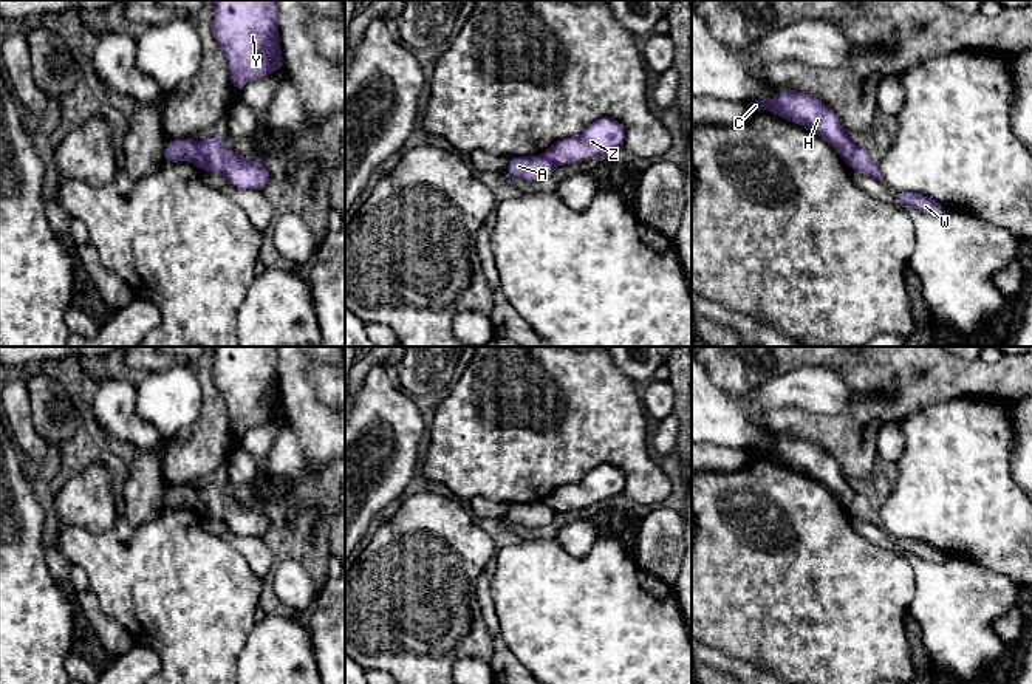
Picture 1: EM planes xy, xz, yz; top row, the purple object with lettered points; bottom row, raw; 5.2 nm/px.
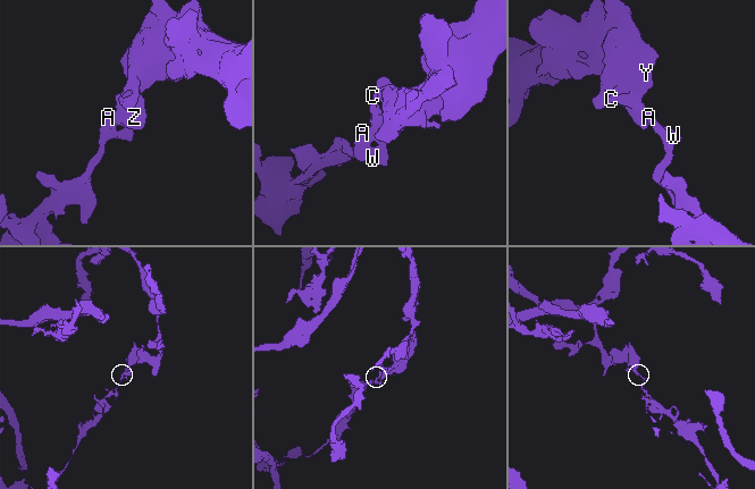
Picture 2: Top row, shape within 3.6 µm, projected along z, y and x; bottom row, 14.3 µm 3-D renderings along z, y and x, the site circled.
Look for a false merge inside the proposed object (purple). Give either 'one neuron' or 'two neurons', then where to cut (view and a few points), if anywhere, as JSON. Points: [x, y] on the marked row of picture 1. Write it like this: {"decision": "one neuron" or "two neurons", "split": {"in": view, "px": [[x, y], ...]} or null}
{"decision": "two neurons", "split": {"in": "xy", "px": [[197, 143], [205, 169]]}}

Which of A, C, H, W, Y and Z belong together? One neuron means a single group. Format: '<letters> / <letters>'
A W / C H Y Z

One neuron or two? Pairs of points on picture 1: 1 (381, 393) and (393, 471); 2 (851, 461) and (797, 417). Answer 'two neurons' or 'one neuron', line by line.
1: one neuron
2: one neuron

